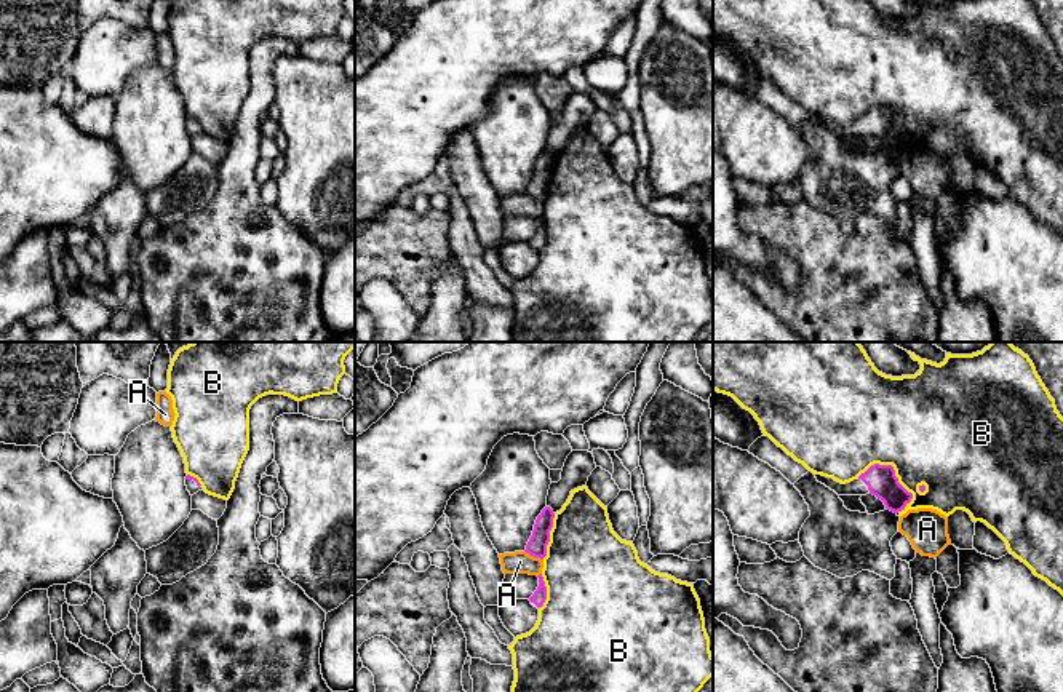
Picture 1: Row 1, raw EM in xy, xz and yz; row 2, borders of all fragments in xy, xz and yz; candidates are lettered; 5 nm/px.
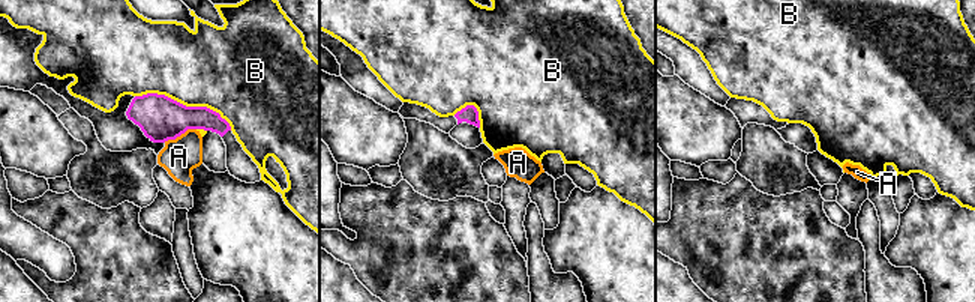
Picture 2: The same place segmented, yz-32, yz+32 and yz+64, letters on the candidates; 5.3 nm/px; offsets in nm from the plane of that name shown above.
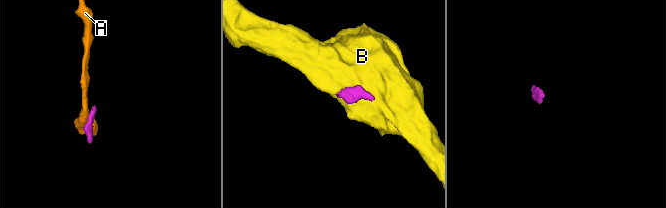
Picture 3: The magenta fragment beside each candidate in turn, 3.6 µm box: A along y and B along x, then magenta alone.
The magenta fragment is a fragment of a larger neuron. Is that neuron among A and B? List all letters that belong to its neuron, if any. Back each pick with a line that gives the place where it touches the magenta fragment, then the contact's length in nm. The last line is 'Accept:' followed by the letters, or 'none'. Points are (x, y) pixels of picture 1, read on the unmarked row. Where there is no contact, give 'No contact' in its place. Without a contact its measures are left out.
Accept: none

